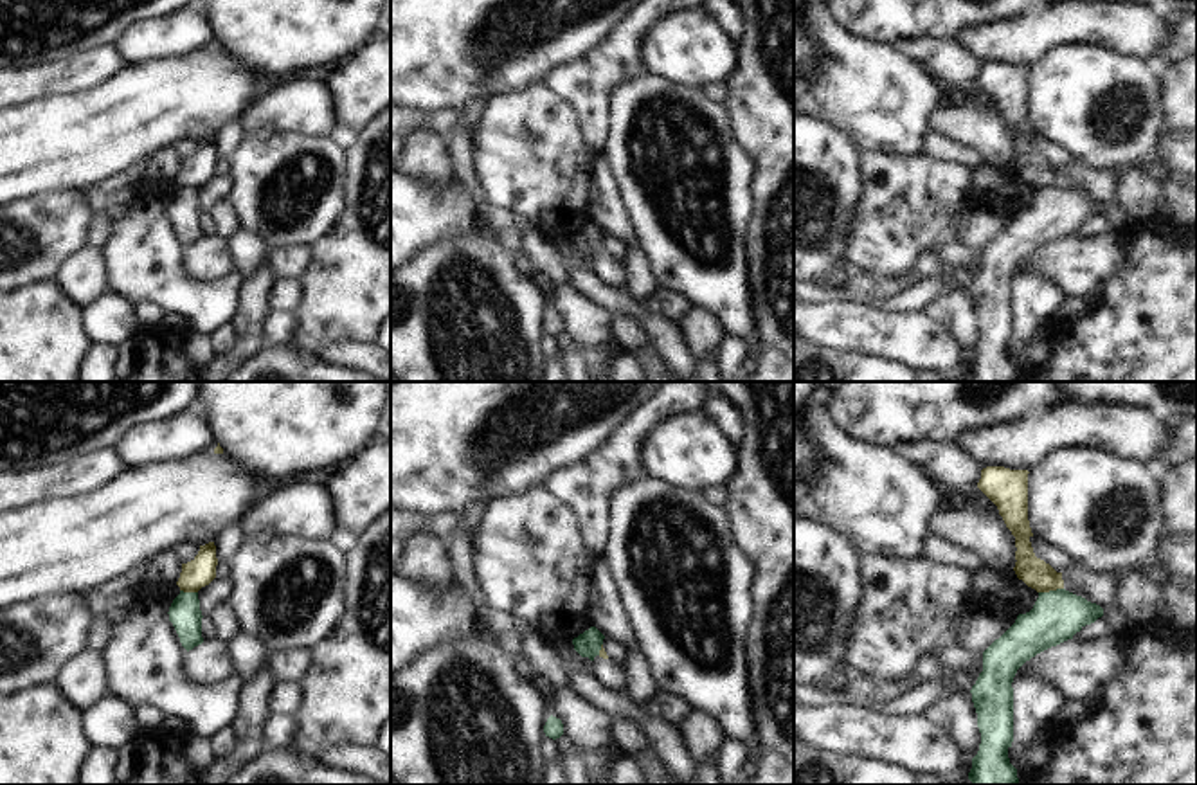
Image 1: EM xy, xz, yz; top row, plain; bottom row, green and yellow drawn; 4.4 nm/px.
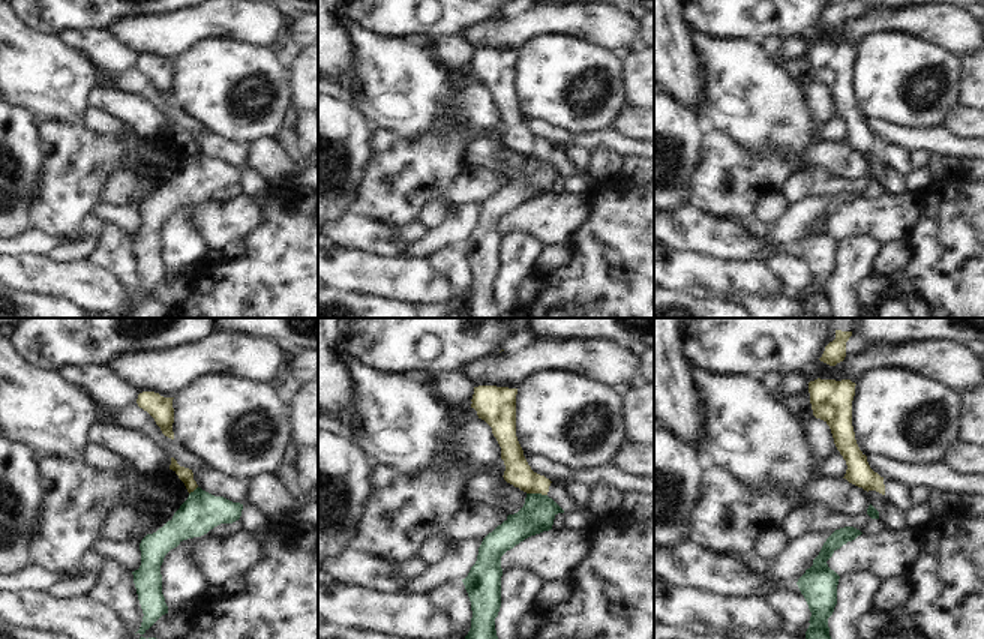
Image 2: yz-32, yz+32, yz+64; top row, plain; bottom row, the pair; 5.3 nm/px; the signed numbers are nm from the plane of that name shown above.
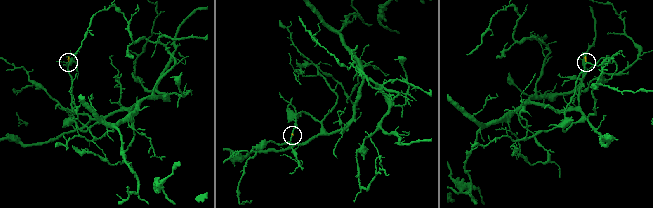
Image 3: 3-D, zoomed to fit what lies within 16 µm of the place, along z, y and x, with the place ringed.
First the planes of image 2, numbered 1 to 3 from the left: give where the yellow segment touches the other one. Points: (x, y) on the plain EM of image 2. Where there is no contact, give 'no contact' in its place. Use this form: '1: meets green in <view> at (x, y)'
1: meets green in yz-32 at (194, 155)
2: meets green in yz+32 at (537, 158)
3: no contact

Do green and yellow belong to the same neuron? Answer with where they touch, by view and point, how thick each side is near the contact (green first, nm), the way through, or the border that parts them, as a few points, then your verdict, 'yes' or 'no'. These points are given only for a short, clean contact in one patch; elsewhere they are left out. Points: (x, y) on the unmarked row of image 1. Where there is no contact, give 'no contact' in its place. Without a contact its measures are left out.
contact yz (1050, 188); calibres 220 and 140 nm; border yz (1062, 184), (1039, 189); no

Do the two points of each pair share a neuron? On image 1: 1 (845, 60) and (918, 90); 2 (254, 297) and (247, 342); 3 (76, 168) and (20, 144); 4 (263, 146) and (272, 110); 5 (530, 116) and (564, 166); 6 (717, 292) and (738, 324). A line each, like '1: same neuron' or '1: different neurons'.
1: same neuron
2: same neuron
3: same neuron
4: different neurons
5: same neuron
6: same neuron

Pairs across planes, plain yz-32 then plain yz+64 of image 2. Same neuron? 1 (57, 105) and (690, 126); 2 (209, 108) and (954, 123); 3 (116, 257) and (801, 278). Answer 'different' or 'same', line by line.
1: different
2: different
3: same

